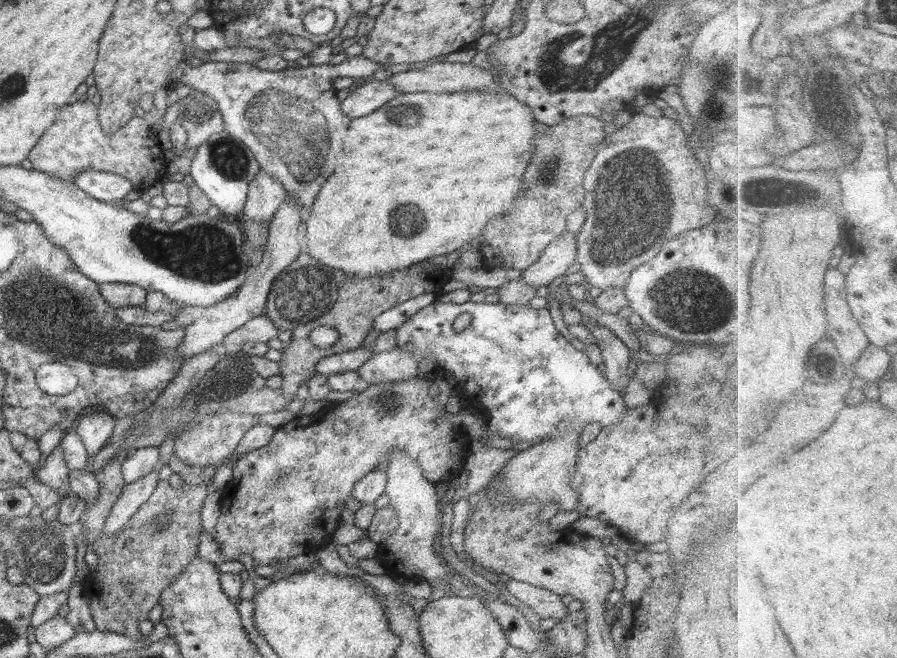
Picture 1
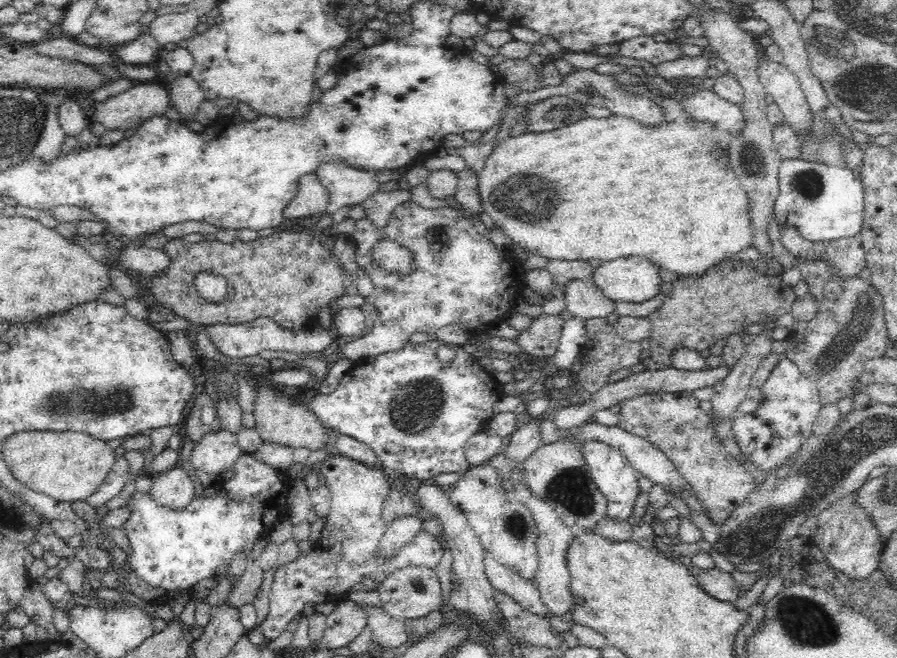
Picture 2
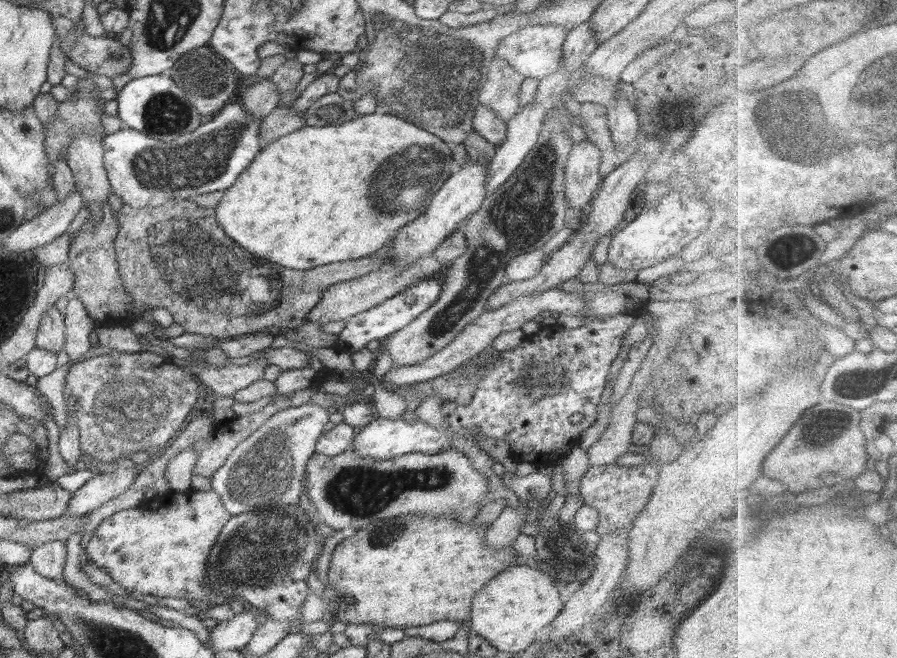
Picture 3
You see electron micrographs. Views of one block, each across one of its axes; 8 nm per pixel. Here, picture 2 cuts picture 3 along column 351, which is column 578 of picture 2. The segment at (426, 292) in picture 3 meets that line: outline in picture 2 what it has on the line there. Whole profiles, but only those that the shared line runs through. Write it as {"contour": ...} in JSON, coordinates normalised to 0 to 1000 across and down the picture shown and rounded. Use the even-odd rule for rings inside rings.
{"contour":[[[645,482],[631,486],[623,515],[621,535],[613,544],[613,552],[624,565],[637,568],[637,558],[642,543],[648,538],[649,524],[654,520],[653,488]]]}

